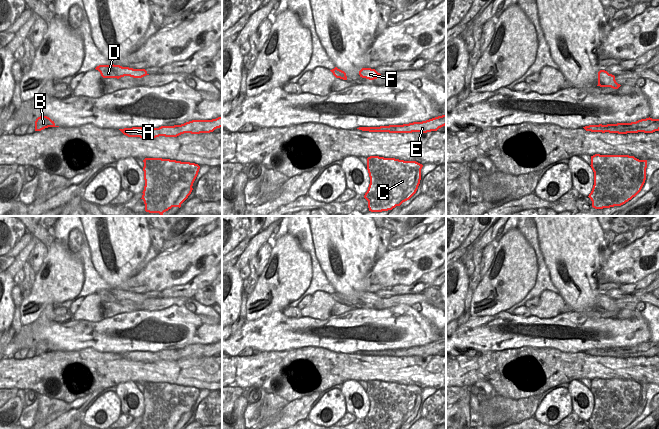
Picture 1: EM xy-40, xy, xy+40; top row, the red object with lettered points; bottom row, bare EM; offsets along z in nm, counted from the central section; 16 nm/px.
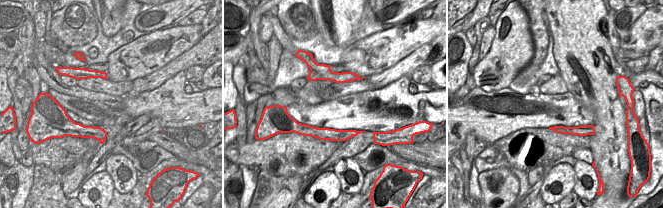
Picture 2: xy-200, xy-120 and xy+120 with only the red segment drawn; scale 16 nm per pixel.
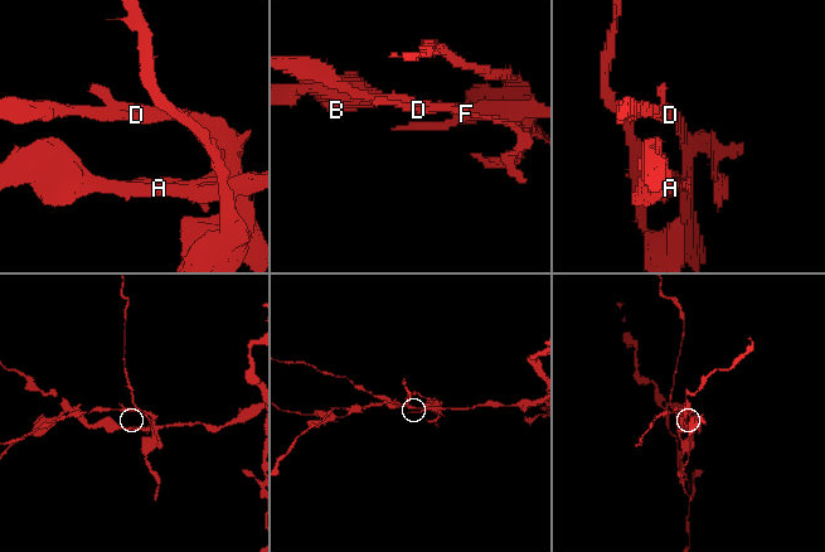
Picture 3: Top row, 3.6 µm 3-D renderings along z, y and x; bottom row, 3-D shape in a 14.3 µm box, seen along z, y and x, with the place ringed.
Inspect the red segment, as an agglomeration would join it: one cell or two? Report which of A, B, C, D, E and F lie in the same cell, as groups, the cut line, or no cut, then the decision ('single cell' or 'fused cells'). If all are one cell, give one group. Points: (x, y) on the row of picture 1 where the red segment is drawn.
groups A B C E / D F; cut xy+40 (600, 71), (598, 74); fused cells

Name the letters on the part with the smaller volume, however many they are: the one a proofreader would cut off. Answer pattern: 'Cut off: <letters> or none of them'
Cut off: D, F

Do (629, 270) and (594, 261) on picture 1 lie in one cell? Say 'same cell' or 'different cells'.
different cells

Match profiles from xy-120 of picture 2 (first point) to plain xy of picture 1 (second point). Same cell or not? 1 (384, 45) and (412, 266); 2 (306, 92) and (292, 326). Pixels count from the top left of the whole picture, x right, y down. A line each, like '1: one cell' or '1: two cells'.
1: one cell
2: two cells

